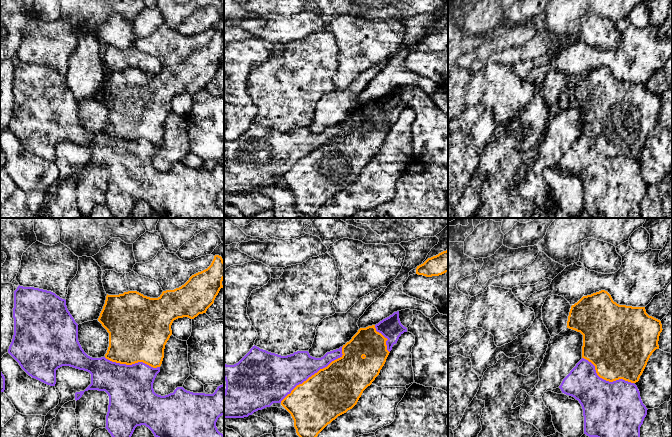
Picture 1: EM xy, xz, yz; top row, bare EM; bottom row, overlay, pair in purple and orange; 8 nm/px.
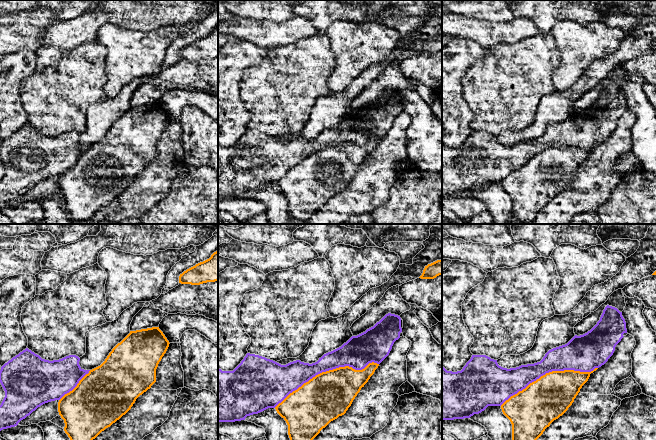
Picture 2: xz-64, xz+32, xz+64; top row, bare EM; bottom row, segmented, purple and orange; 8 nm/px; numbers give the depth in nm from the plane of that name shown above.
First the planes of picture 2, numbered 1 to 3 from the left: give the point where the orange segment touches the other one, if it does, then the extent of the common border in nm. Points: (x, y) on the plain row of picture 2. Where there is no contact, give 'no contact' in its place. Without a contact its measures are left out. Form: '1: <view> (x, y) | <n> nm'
1: xz-64 (75, 162) | 360 nm
2: xz+32 (326, 146) | 900 nm
3: xz+64 (548, 148) | 850 nm

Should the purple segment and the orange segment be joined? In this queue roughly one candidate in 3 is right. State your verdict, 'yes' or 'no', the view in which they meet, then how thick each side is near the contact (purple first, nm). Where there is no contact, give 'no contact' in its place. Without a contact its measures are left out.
no; contact in xz; calibres 280 and 400 nm

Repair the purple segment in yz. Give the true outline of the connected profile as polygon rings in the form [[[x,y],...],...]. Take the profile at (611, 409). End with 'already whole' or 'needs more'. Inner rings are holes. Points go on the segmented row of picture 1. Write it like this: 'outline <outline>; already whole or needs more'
outline [[[582,358],[559,386],[562,393],[574,397],[582,406],[584,416],[584,434],[589,437],[640,437],[640,427],[647,415],[640,392],[634,383],[619,379],[613,382],[600,378],[595,366]]]; already whole

